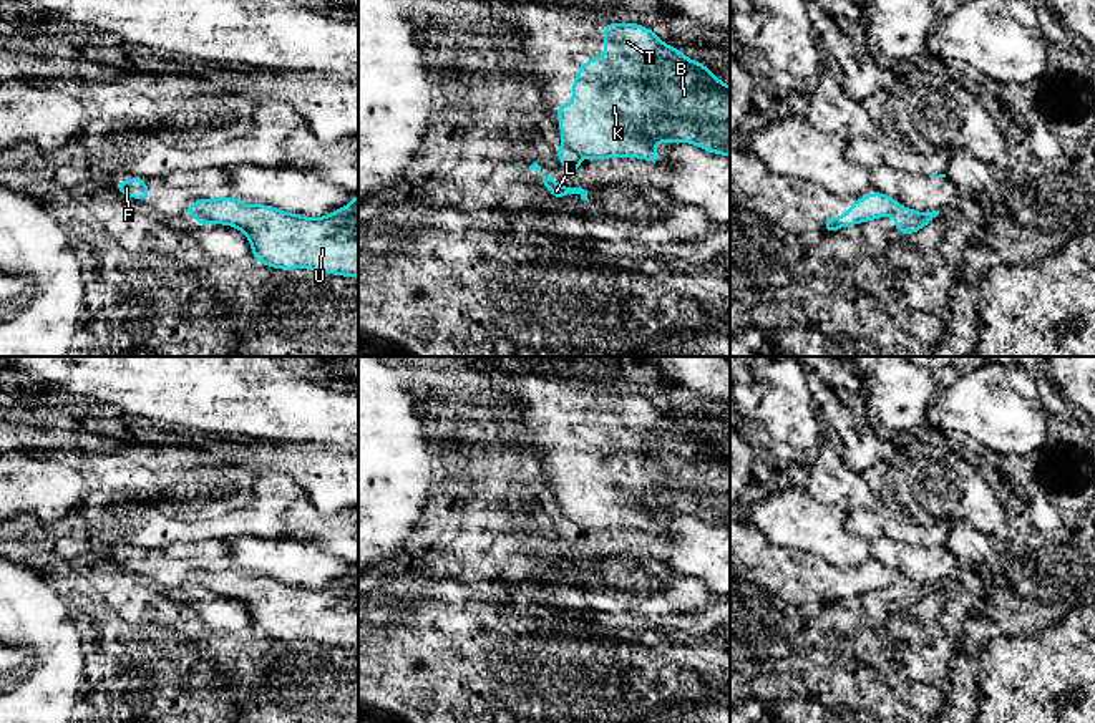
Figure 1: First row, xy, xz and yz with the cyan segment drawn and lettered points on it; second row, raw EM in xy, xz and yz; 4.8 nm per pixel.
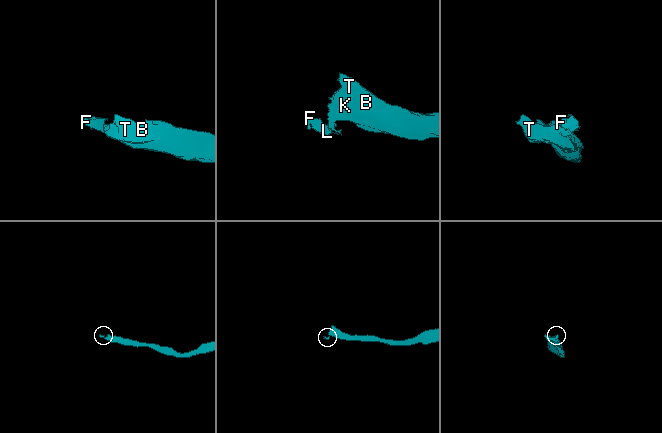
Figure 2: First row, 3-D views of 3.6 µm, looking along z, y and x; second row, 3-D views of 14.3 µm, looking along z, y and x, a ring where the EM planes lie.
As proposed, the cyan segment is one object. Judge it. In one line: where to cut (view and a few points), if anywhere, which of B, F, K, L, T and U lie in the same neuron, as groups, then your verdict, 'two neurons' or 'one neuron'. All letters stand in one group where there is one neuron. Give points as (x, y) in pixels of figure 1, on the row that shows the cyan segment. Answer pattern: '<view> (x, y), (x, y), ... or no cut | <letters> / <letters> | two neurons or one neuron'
xz (564, 145), (581, 156) | B K T U / F L | two neurons

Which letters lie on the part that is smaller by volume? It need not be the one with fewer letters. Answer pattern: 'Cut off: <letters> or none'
Cut off: F, L

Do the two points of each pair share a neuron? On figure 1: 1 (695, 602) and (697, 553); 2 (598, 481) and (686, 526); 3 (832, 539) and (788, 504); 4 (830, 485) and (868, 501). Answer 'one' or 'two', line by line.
1: two
2: two
3: one
4: one

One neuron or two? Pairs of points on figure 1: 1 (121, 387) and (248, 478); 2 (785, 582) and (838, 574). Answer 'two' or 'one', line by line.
1: two
2: one

